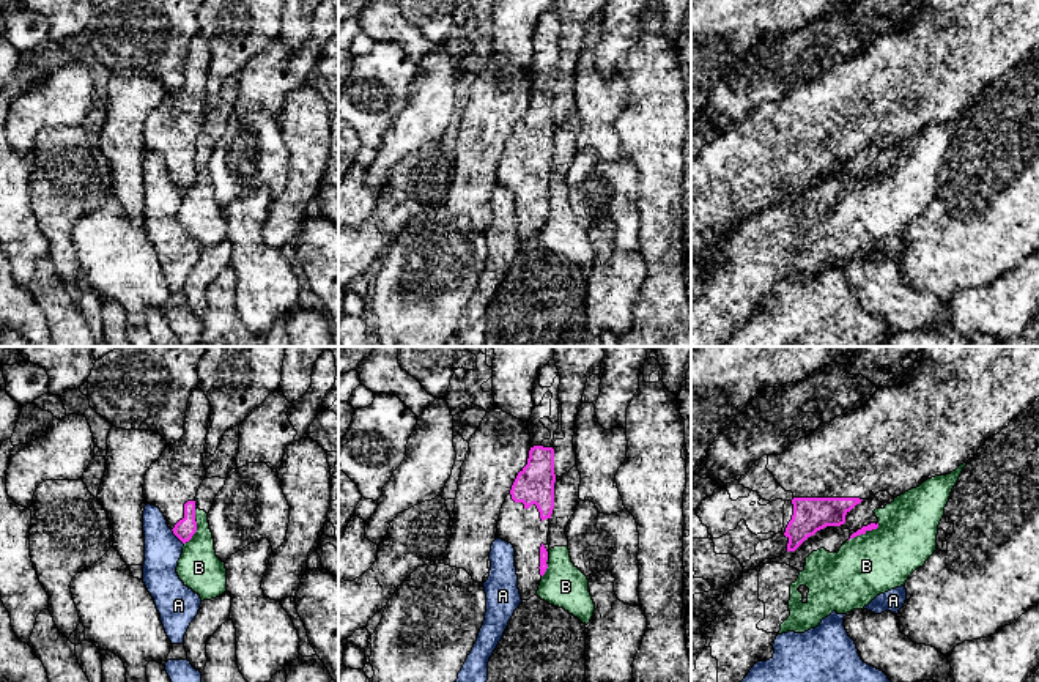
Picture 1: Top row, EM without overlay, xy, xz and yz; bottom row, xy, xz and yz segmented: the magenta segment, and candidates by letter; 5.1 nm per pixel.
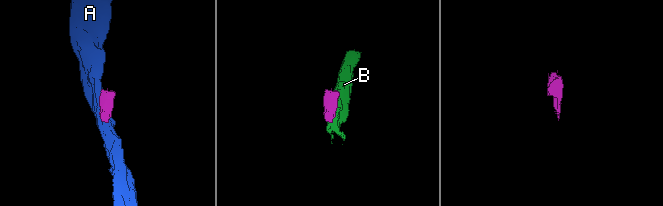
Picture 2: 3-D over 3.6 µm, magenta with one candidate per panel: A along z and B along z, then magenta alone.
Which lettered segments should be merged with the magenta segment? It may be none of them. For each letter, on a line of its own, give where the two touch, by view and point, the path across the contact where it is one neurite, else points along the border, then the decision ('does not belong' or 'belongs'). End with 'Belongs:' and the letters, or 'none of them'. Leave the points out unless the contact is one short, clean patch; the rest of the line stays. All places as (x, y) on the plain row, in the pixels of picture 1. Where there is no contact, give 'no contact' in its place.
A: meets magenta in xy at (177, 183); border along xy (170, 177), (183, 191); does not belong
B: meets magenta in xy at (195, 174); does not belong
Belongs: none of them

